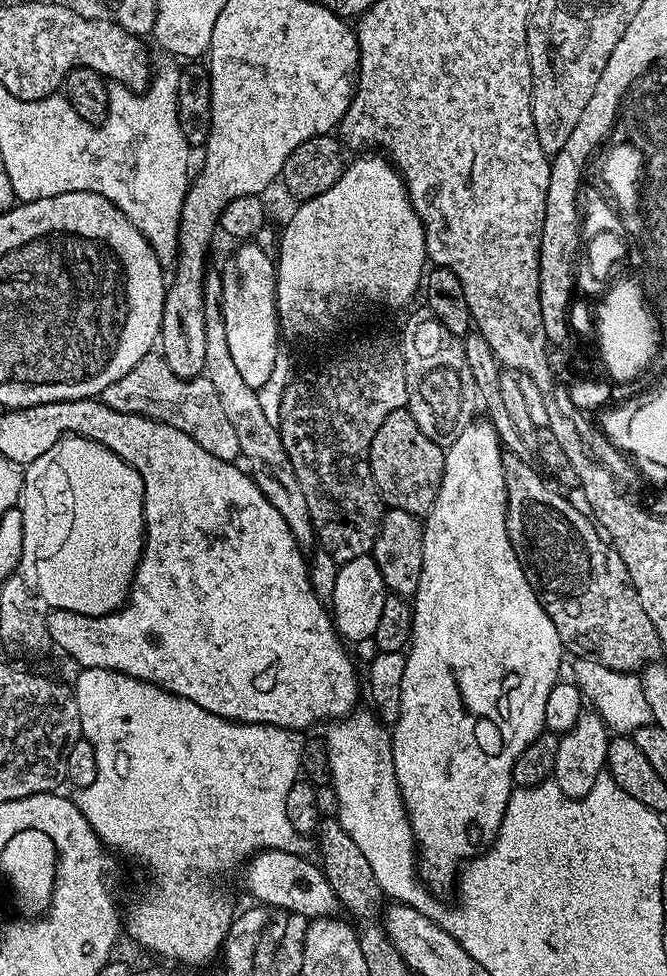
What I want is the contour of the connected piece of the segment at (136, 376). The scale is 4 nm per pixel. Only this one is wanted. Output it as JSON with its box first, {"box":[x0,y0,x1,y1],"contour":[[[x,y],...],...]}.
{"box":[102,351,240,461],"contour":[[[159,351],[147,352],[142,362],[130,370],[130,374],[118,382],[110,382],[102,393],[102,399],[106,406],[119,412],[139,412],[142,416],[163,420],[165,424],[190,434],[190,438],[194,438],[202,450],[210,450],[214,458],[235,461],[240,456],[238,434],[234,434],[234,426],[230,426],[218,393],[207,376],[201,374],[191,380],[182,380],[174,374],[174,370],[170,370]]]}

